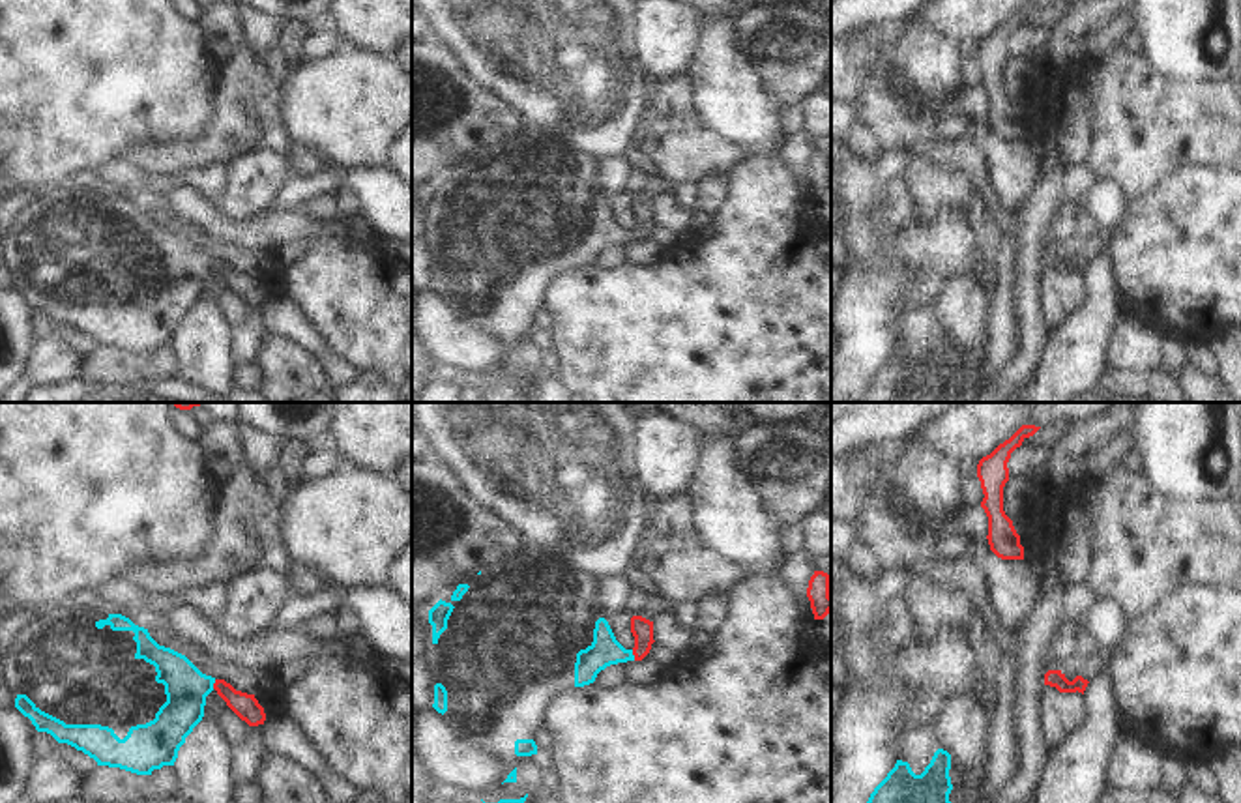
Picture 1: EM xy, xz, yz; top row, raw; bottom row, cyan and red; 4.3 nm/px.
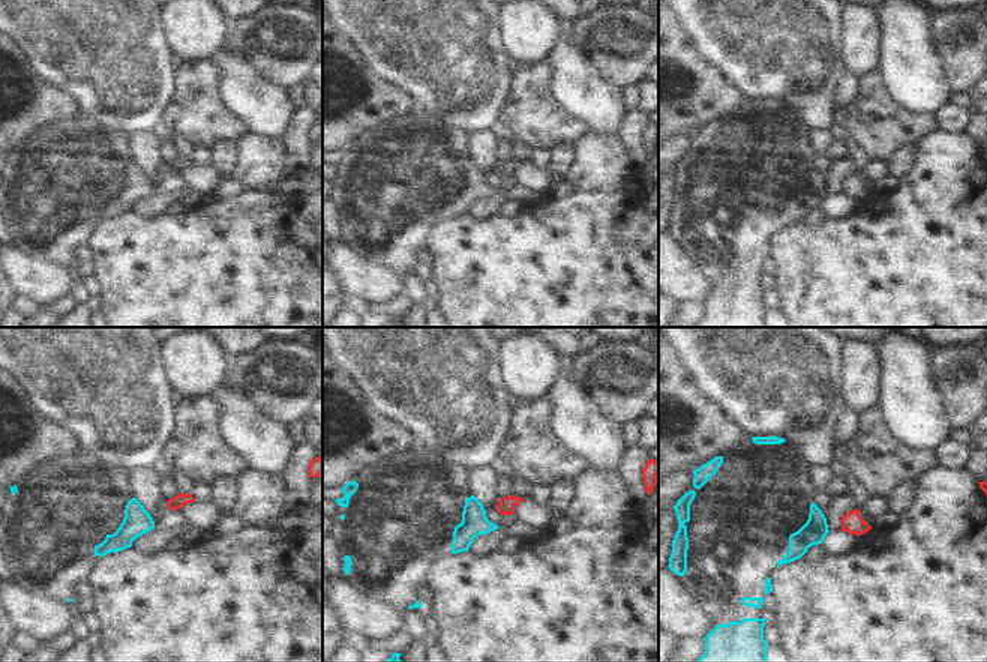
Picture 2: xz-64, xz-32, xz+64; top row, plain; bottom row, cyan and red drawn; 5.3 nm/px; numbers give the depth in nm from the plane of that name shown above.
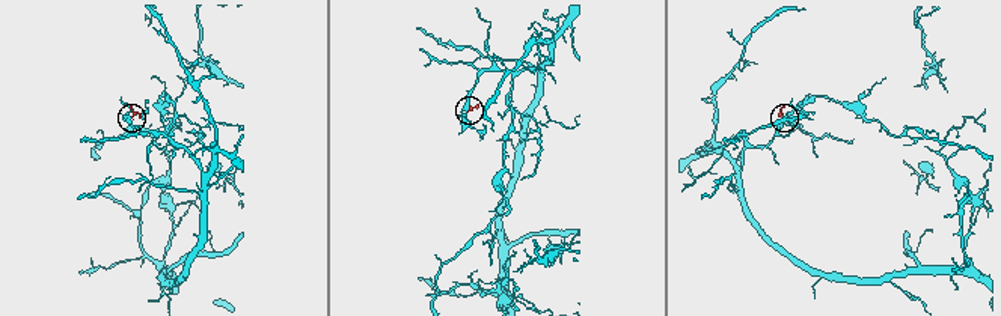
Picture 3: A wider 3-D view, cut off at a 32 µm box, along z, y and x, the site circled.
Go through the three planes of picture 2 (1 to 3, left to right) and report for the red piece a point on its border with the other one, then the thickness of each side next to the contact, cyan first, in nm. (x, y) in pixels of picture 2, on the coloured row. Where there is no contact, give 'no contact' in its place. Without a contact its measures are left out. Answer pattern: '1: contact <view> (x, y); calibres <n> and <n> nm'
1: no contact
2: no contact
3: no contact

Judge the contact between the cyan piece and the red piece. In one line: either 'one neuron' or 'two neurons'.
one neuron

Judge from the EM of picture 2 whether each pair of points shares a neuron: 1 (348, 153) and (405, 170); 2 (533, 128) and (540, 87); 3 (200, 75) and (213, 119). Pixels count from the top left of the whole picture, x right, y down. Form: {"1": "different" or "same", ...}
{"1": "same", "2": "same", "3": "same"}

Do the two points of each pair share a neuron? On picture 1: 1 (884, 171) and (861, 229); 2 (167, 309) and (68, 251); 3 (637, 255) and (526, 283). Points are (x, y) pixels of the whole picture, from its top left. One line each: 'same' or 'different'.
1: same
2: same
3: different

